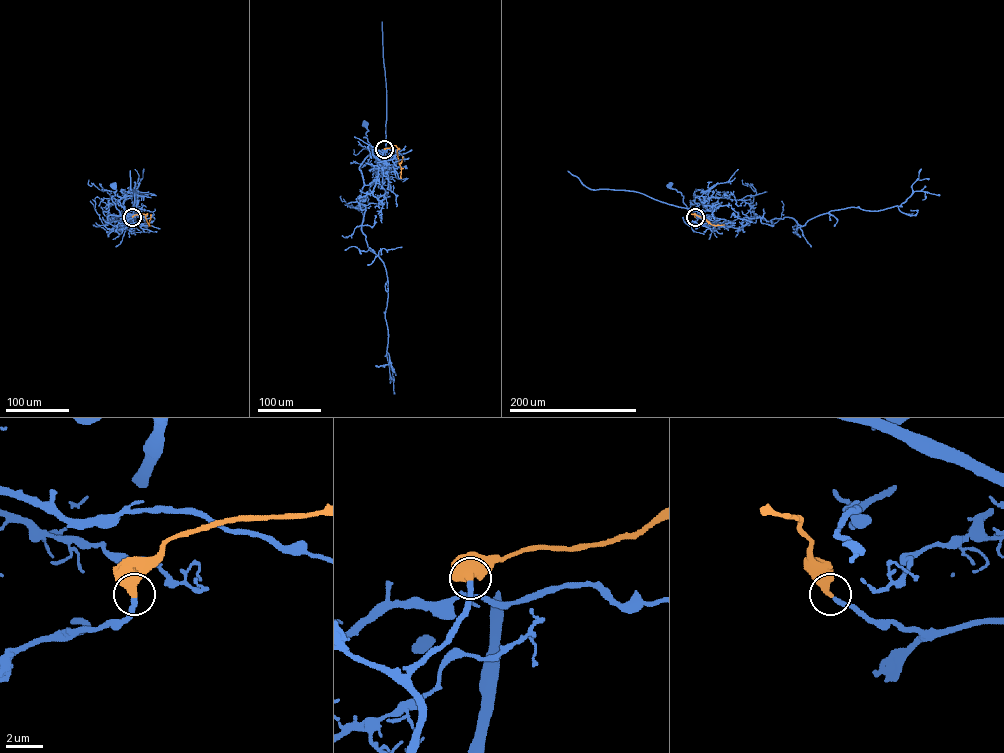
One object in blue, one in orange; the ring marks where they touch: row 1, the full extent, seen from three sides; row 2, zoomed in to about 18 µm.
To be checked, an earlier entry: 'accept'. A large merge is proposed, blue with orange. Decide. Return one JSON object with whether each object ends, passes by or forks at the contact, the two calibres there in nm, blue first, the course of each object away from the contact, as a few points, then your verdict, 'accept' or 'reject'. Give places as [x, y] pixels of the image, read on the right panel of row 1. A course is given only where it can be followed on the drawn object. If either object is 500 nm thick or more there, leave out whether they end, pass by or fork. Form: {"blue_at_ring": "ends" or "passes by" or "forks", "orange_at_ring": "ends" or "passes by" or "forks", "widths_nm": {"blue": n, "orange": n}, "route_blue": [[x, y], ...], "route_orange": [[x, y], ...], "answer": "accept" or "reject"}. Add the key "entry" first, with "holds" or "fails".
{"entry": "holds", "blue_at_ring": "ends", "orange_at_ring": "ends", "widths_nm": {"blue": 280, "orange": 460}, "route_blue": [[695, 217], [715, 224], [690, 210], [681, 193], [669, 185]], "route_orange": [[695, 217], [712, 225], [724, 224]], "answer": "accept"}

